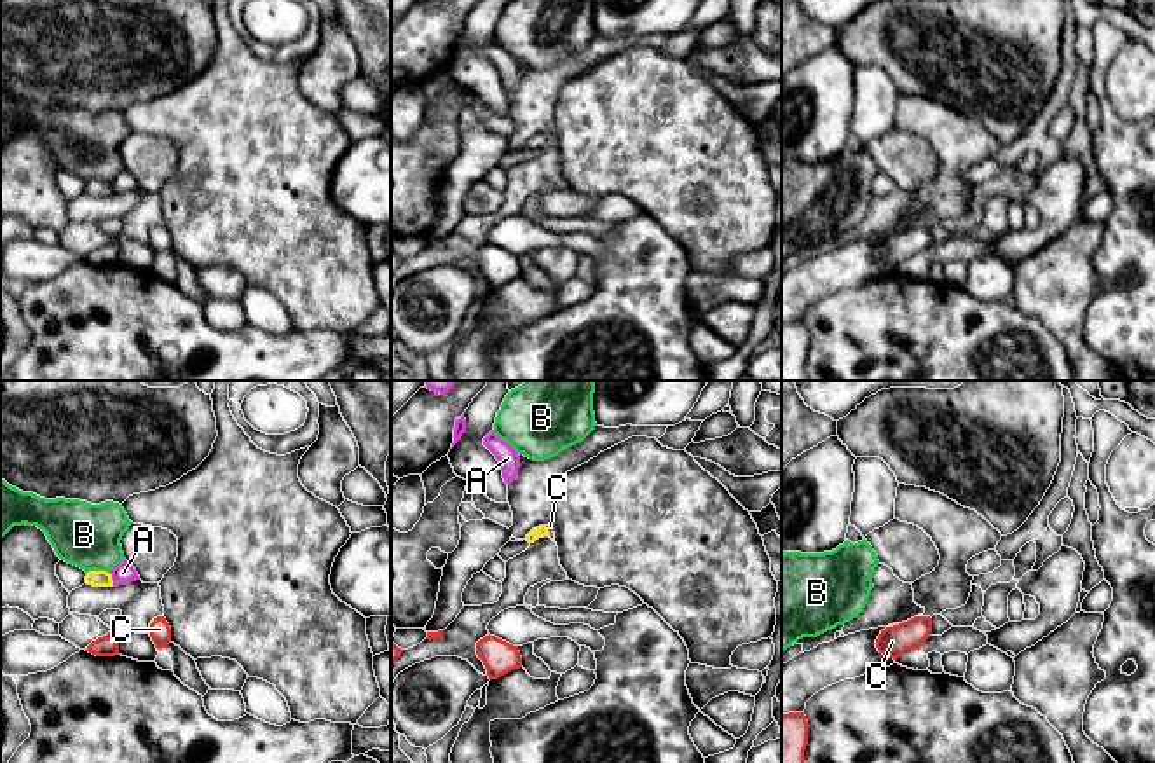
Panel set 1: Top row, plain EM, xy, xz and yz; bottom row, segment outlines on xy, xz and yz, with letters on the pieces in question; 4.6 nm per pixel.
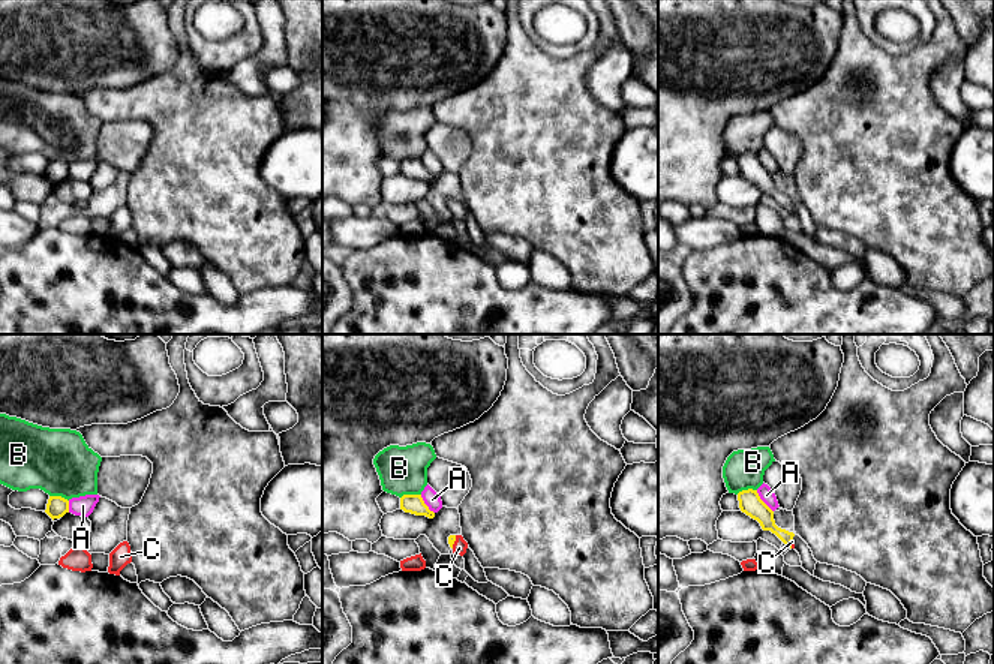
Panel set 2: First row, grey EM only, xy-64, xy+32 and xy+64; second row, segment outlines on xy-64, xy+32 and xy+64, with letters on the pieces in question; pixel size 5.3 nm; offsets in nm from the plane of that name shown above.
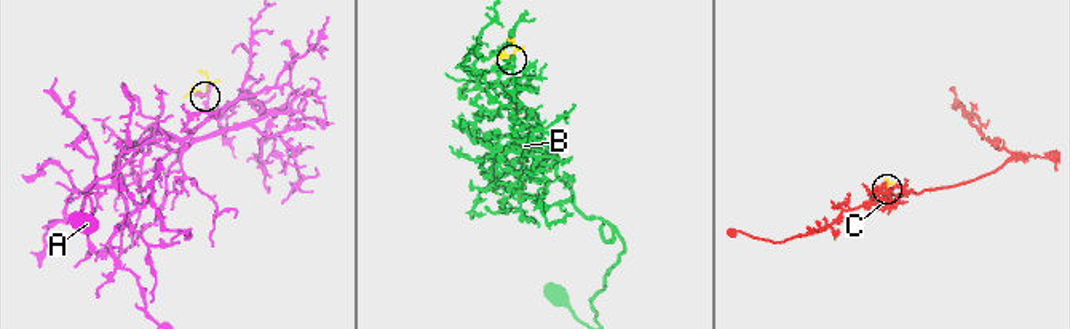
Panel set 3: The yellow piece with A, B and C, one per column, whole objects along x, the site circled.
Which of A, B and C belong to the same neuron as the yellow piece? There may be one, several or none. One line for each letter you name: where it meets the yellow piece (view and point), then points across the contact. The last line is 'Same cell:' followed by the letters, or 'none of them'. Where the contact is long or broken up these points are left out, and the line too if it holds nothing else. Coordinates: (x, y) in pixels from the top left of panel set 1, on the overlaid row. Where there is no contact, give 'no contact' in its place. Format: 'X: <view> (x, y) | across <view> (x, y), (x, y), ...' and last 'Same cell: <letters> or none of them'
C: xz (546, 529) | across xz (541, 531), (546, 529), (550, 526)
Same cell: C

